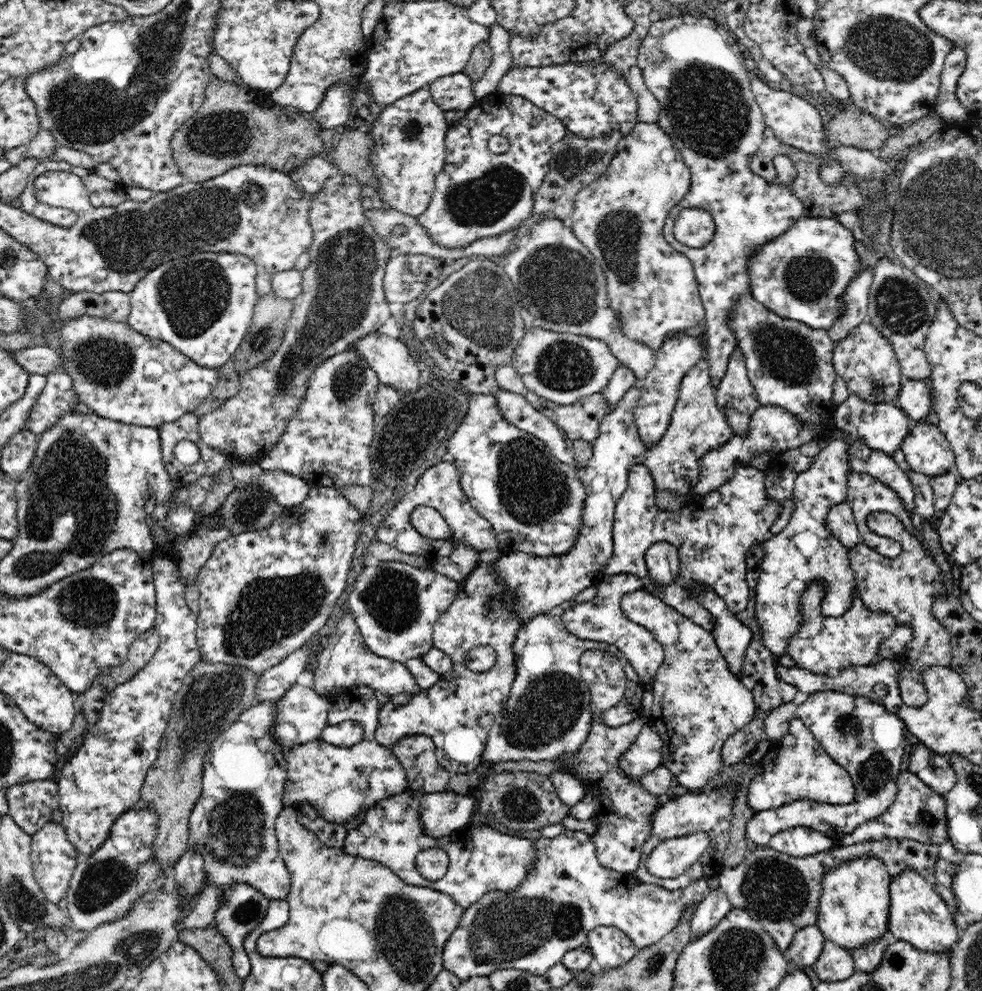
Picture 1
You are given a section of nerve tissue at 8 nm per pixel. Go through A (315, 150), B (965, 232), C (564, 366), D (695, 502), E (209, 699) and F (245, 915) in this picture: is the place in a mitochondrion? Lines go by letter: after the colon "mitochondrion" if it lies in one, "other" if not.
A: other
B: mitochondrion
C: mitochondrion
D: other
E: mitochondrion
F: mitochondrion

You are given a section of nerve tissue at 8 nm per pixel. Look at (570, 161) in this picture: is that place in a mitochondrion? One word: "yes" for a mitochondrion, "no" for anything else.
yes

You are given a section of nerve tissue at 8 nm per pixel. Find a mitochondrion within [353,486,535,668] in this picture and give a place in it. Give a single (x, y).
(393, 598)

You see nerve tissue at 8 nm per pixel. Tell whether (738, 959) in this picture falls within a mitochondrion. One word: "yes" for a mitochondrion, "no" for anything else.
yes

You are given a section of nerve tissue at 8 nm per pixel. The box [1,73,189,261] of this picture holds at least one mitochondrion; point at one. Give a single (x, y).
(74, 108)

